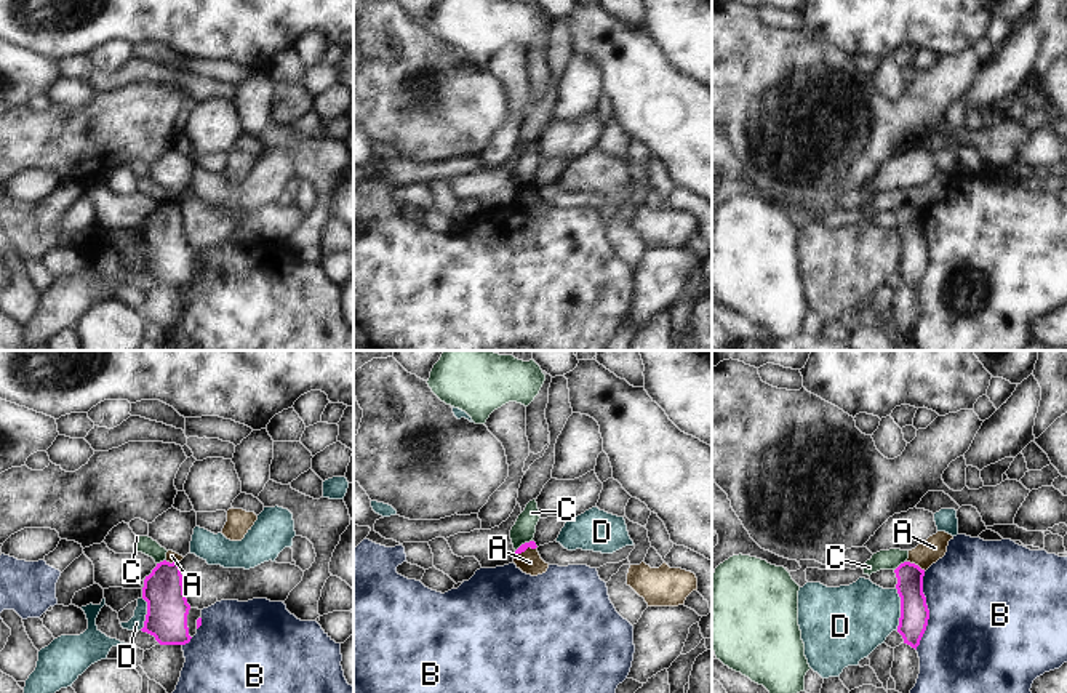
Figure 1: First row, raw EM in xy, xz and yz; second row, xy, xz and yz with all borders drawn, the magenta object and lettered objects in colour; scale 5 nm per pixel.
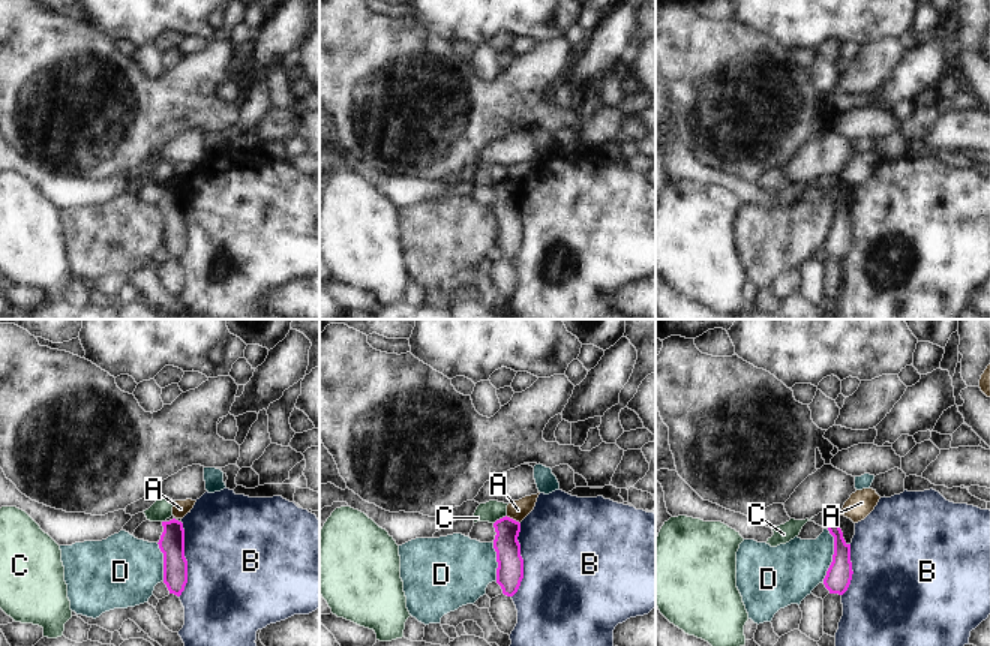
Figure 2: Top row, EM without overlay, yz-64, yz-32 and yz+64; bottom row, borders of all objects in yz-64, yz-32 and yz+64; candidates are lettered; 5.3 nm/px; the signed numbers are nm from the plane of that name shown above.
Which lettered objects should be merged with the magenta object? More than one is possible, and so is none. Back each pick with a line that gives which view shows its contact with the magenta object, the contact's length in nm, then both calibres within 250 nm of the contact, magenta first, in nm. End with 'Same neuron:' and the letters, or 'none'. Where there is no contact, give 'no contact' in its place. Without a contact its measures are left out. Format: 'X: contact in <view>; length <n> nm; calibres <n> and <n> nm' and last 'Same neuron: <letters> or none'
Same neuron: none

